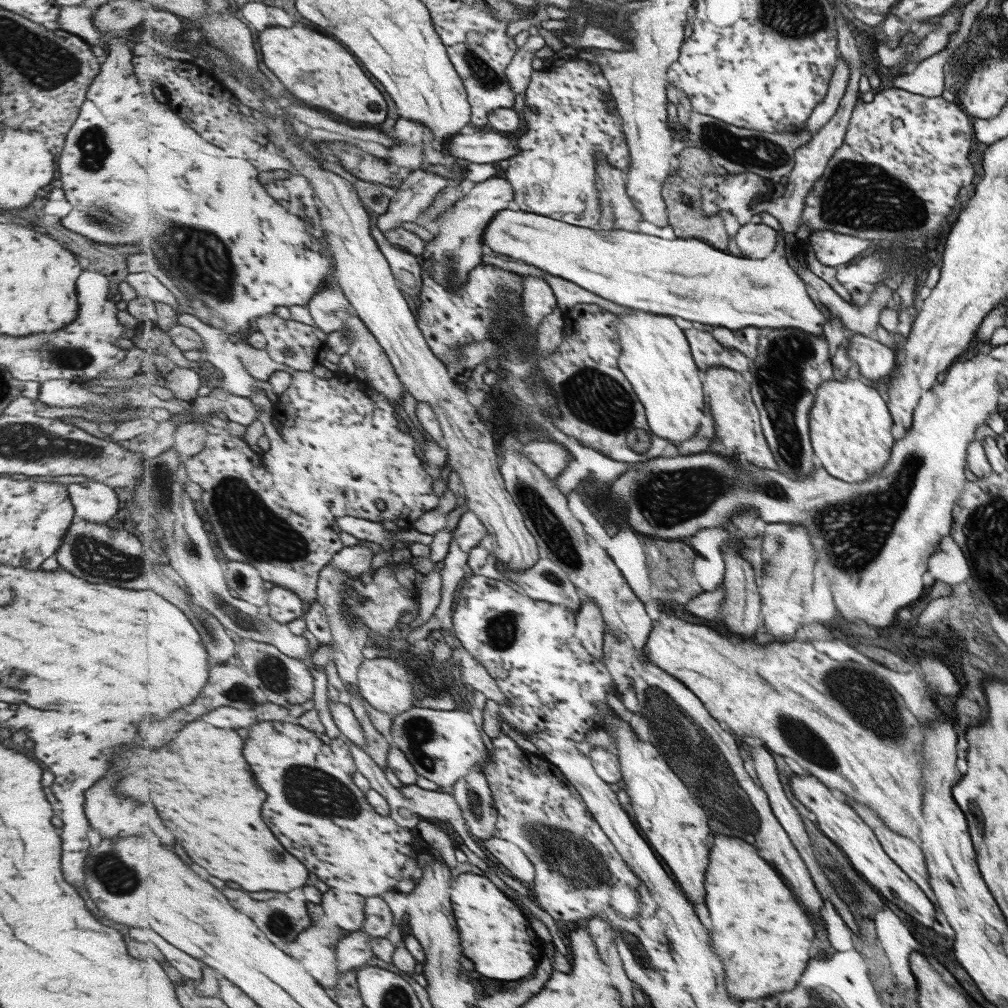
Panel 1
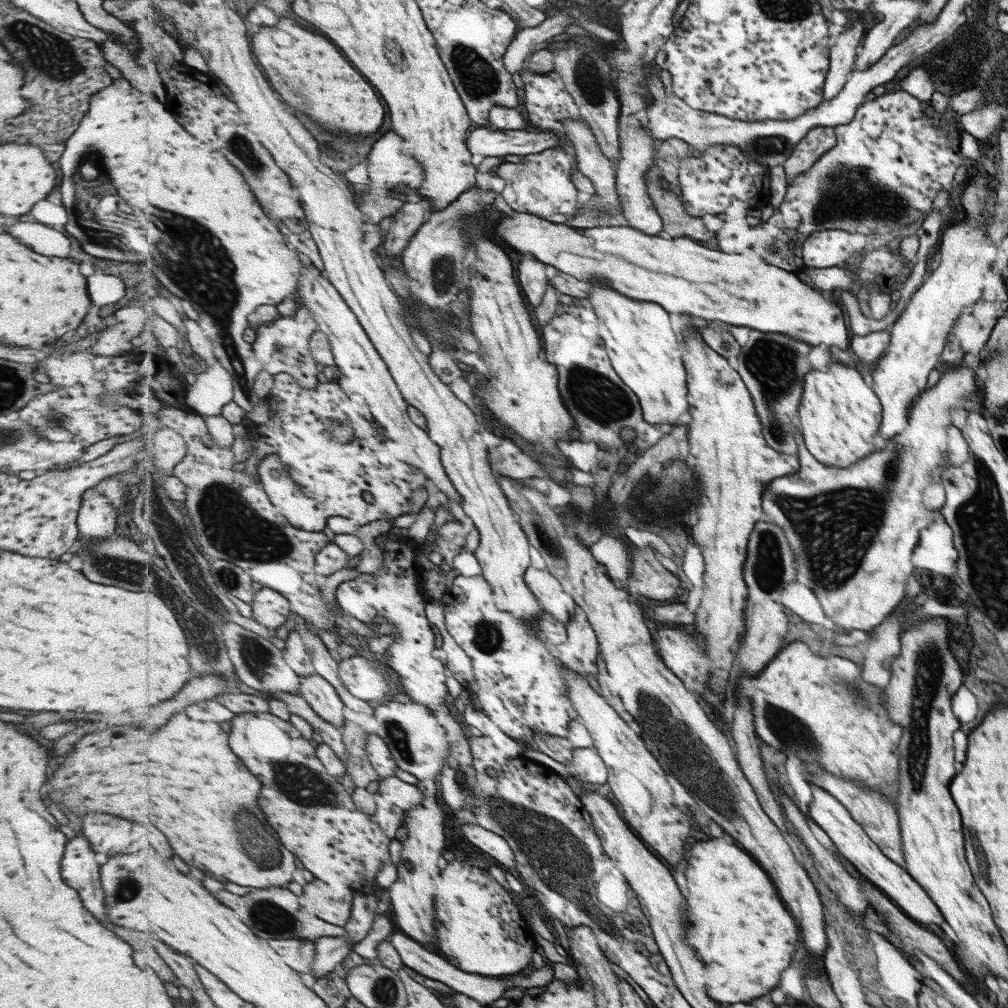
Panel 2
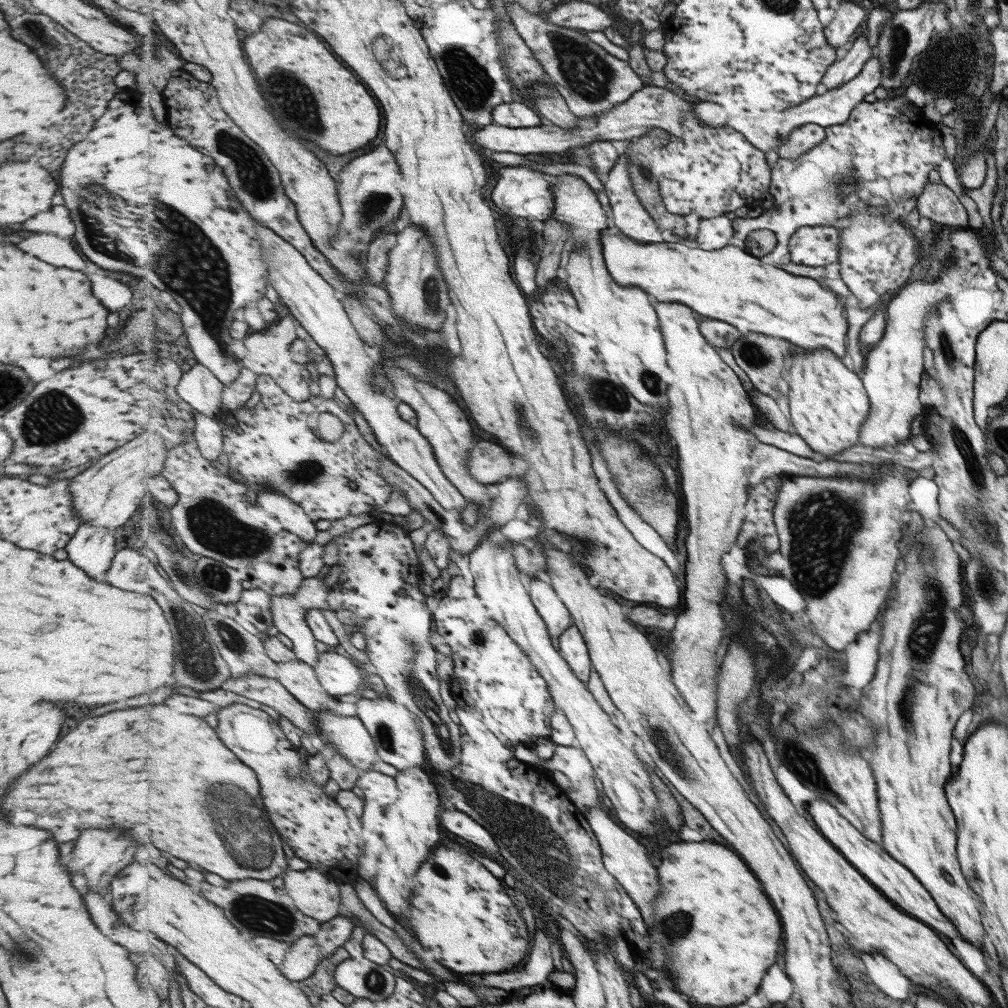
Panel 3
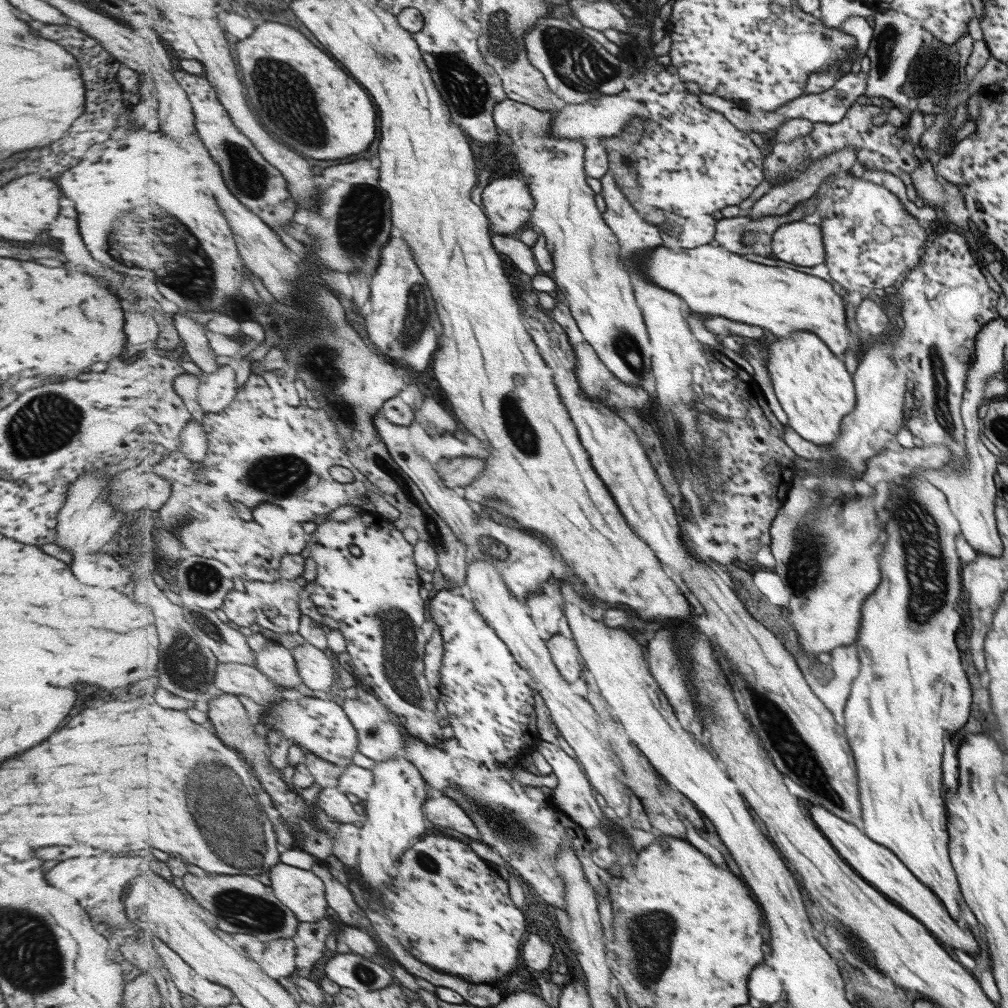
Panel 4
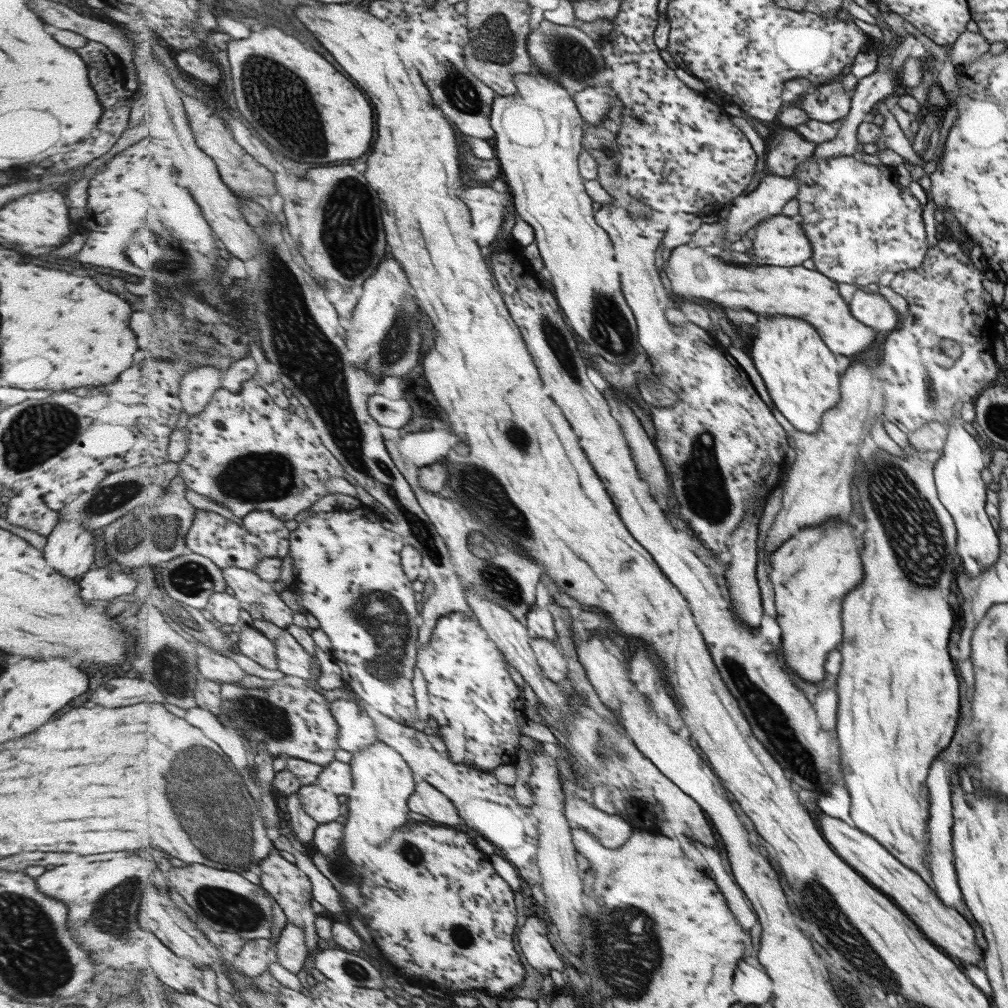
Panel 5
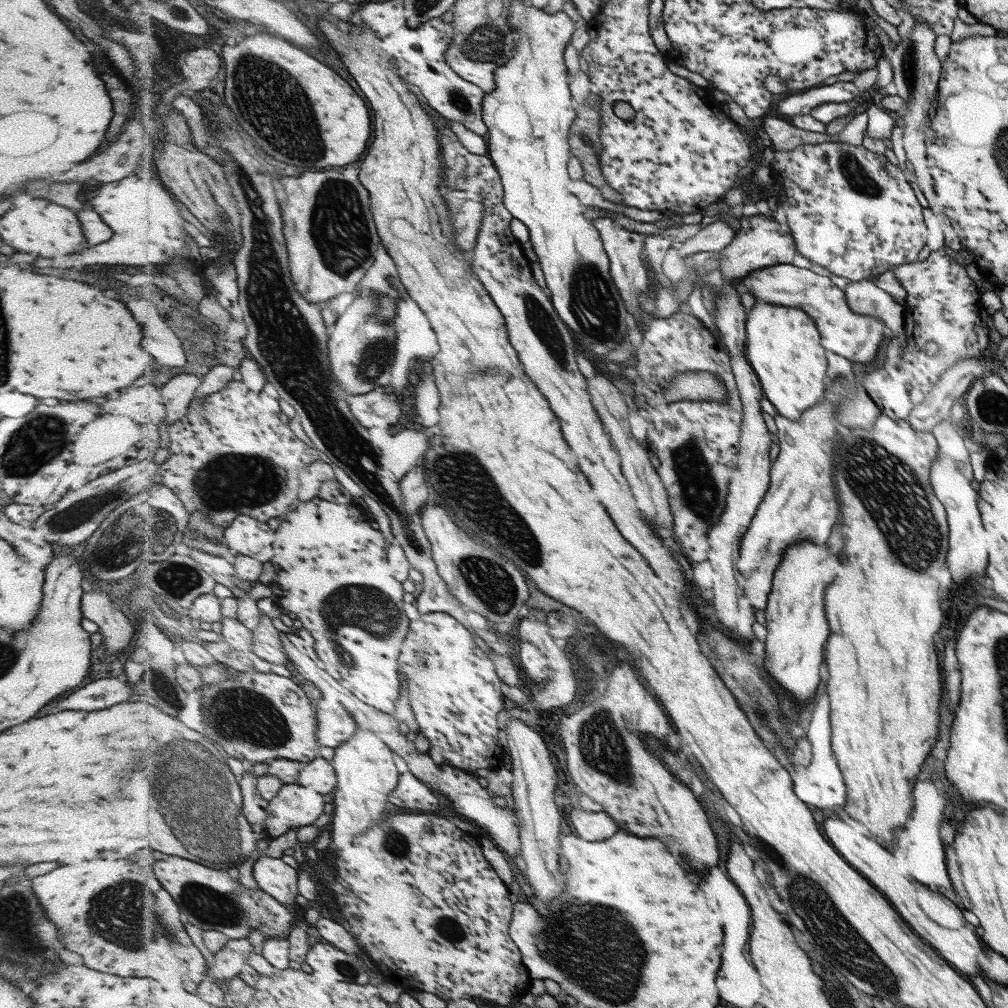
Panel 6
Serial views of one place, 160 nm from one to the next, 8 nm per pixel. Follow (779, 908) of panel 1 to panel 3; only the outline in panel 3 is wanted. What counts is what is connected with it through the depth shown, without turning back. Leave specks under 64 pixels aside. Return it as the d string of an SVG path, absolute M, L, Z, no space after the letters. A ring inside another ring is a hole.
M679 841L677 844L671 844L669 848L663 850L661 854L663 862L659 866L659 874L661 874L661 884L663 884L663 894L661 898L655 902L655 916L657 922L651 928L651 940L653 940L653 950L651 950L651 962L655 968L659 970L669 970L675 972L679 976L679 990L687 996L693 996L699 1004L703 1006L733 1006L733 1004L743 1004L747 1002L753 994L759 992L759 986L763 982L763 978L767 976L769 968L777 962L777 954L779 954L779 932L781 932L781 950L783 950L783 924L777 918L777 912L773 908L773 902L769 900L769 896L763 892L763 886L759 884L757 876L751 872L751 868L743 862L743 858L735 852L731 852L731 848L715 844L715 842L684 842Z

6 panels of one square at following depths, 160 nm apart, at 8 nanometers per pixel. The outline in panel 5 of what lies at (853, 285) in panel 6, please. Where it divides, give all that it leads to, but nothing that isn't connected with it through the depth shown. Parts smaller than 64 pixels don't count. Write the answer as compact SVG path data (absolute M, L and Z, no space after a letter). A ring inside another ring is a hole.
M857 289L849 304L850 311L864 325L889 332L897 326L895 310L877 292L866 293Z

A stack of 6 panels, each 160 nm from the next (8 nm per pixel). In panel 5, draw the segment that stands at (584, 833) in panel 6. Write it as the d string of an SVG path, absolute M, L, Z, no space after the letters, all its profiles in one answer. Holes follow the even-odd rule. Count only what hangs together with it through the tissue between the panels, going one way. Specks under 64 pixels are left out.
M573 791L566 794L564 813L571 824L586 829L587 832L599 836L597 838L605 848L621 848L633 832L633 826L623 818L613 818L611 814L591 806Z

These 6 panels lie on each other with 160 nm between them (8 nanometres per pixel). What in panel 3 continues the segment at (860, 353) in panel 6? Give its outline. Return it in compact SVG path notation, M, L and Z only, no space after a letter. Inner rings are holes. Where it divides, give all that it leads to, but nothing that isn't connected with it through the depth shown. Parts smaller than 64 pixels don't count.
M609 227L602 230L602 243L606 265L610 269L610 274L613 276L614 280L619 282L619 285L638 286L645 292L648 292L652 298L657 301L677 302L677 300L679 300L681 304L686 304L689 308L693 308L695 312L703 314L703 316L709 316L709 318L715 318L715 320L729 322L729 324L733 324L733 326L737 326L737 328L741 328L741 330L763 332L763 334L769 334L769 336L778 336L779 338L791 341L793 344L800 346L805 350L826 348L829 352L834 353L835 356L843 356L843 352L845 352L845 344L843 344L843 340L845 340L845 328L847 328L847 324L845 324L845 320L843 320L843 316L841 316L841 314L843 314L843 308L837 304L835 294L823 290L823 288L811 278L795 276L795 274L789 274L789 272L785 272L785 270L782 270L781 268L771 266L771 264L765 264L763 260L759 260L759 258L747 254L745 250L741 250L741 248L737 248L737 246L733 244L726 246L725 248L707 252L707 250L701 250L701 248L689 248L689 246L685 246L685 244L674 242L663 241L662 243L640 243L631 239L630 236L627 236L627 234L617 227Z

